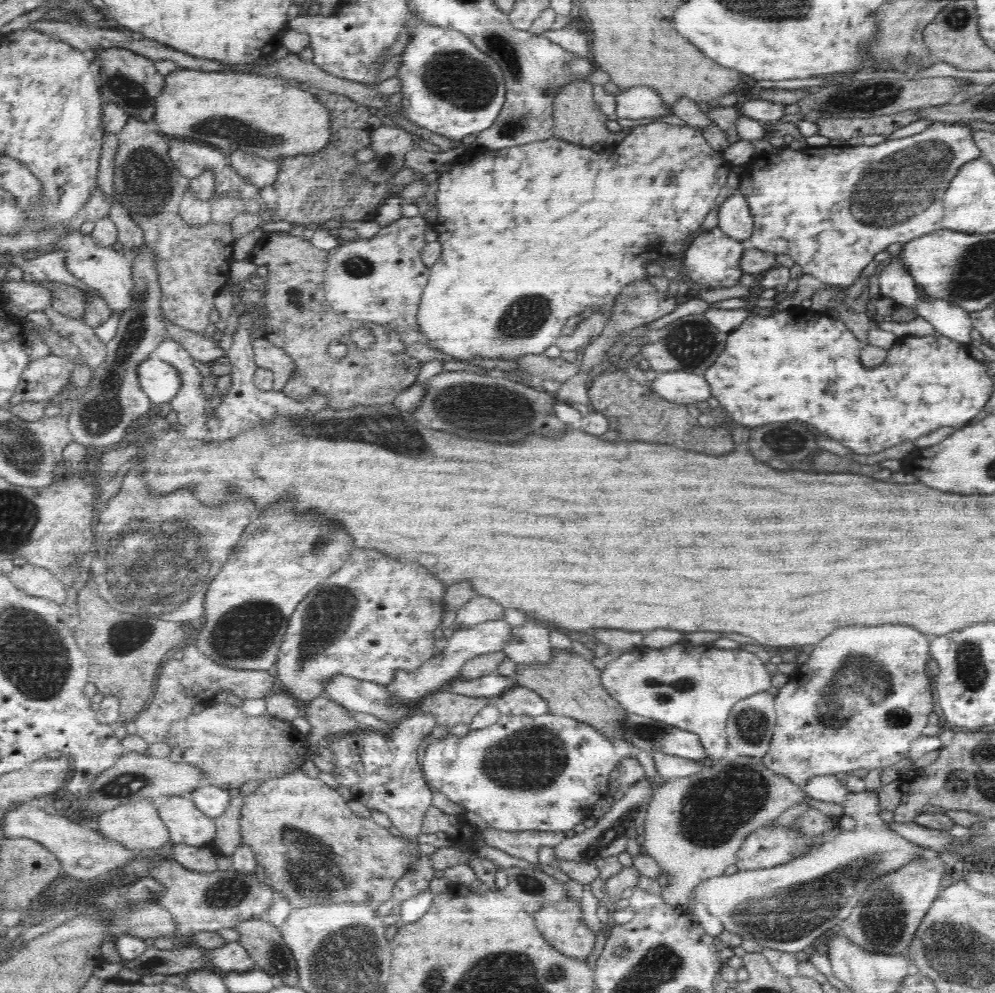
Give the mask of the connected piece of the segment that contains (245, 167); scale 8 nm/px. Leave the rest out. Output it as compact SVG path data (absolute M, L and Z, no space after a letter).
M241 151L232 152L229 164L246 182L253 184L258 189L271 186L276 182L279 167L276 161L262 159Z

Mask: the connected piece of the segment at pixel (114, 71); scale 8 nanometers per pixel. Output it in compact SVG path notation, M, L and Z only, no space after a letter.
M107 48L91 52L90 62L100 80L102 99L124 109L129 118L148 122L153 128L156 98L166 86L165 76L158 72L153 60L123 48Z

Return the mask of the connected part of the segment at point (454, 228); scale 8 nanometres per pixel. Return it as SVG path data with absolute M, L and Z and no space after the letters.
M660 119L654 120L650 124L646 124L645 126L634 127L629 130L626 138L622 140L622 142L618 143L616 149L614 149L613 154L599 154L598 152L593 152L590 147L582 147L576 143L568 143L566 141L562 141L561 139L556 138L548 138L546 141L540 142L532 142L523 146L514 146L514 148L508 148L508 150L492 150L486 149L485 147L475 147L474 152L470 152L470 154L466 154L460 160L456 160L452 162L452 168L449 171L442 172L437 174L438 176L438 191L436 192L436 202L437 202L437 220L432 224L432 227L437 232L437 241L426 242L421 250L421 259L424 262L424 266L429 268L429 279L426 283L425 289L423 290L418 312L417 312L417 323L419 326L419 331L427 338L427 346L430 348L435 348L435 350L439 350L444 354L448 354L448 356L452 356L452 358L456 358L456 360L476 360L476 358L496 358L496 360L512 360L512 358L518 358L518 356L524 356L524 354L543 354L548 348L548 346L554 345L554 340L560 336L560 332L562 328L565 326L565 322L574 316L578 316L580 313L584 312L586 308L592 308L594 313L600 311L606 315L606 320L611 317L611 312L613 308L613 304L617 301L617 296L621 293L622 288L624 288L627 284L630 284L634 281L646 281L650 276L646 274L646 268L648 265L654 263L663 265L670 263L674 265L675 269L682 272L682 268L686 268L683 273L685 273L694 284L700 284L700 286L705 286L707 289L712 288L730 288L731 286L736 286L738 282L740 282L740 278L742 278L742 274L745 272L740 269L740 260L742 258L742 254L747 247L746 243L743 241L739 241L738 239L730 238L727 234L722 232L721 228L714 227L709 231L705 231L702 234L698 235L698 238L694 238L694 242L690 244L690 248L688 248L688 252L686 252L686 266L680 266L680 262L676 260L676 258L670 258L670 256L680 256L680 252L682 252L682 242L684 242L684 238L690 234L690 232L694 232L694 230L698 230L706 215L712 208L714 207L714 200L716 200L716 196L718 196L718 192L725 188L726 185L726 177L728 172L732 168L732 164L728 163L723 156L723 152L716 152L716 150L712 149L708 142L704 139L702 135L702 131L696 129L695 127L687 126L683 123L677 122L676 120L670 119Z

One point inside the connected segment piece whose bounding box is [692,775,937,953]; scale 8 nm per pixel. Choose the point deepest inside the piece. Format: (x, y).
(786, 907)

